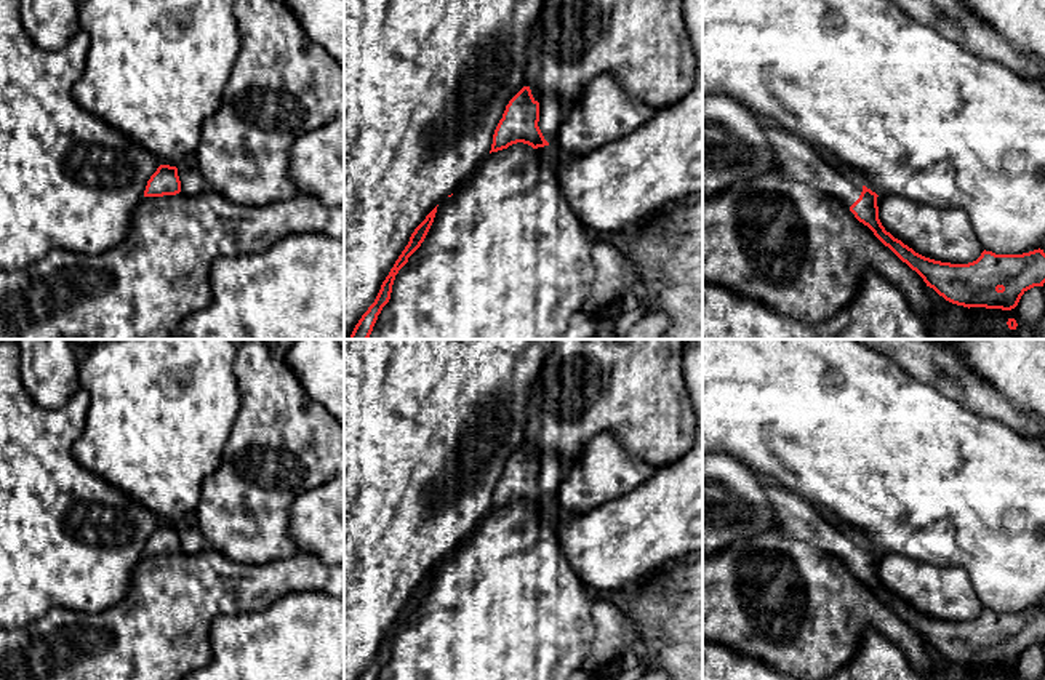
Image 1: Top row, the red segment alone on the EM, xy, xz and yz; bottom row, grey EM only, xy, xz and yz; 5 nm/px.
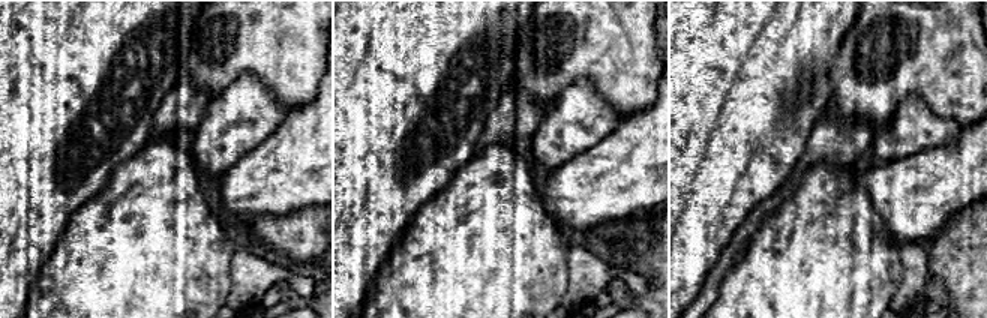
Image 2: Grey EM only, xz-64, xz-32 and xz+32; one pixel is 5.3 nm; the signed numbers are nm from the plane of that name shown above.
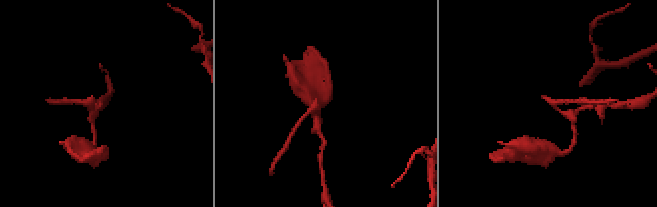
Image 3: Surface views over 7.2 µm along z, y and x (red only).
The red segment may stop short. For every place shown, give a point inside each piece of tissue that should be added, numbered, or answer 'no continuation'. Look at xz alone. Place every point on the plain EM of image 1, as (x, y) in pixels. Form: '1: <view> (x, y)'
1: xz (551, 471)

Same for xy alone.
1: xy (192, 541)

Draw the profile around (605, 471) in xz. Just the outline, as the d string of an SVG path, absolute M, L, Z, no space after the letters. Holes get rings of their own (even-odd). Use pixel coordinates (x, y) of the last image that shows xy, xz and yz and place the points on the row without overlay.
M610 432L595 435L565 475L552 499L557 514L583 515L648 482L655 469L627 453Z

